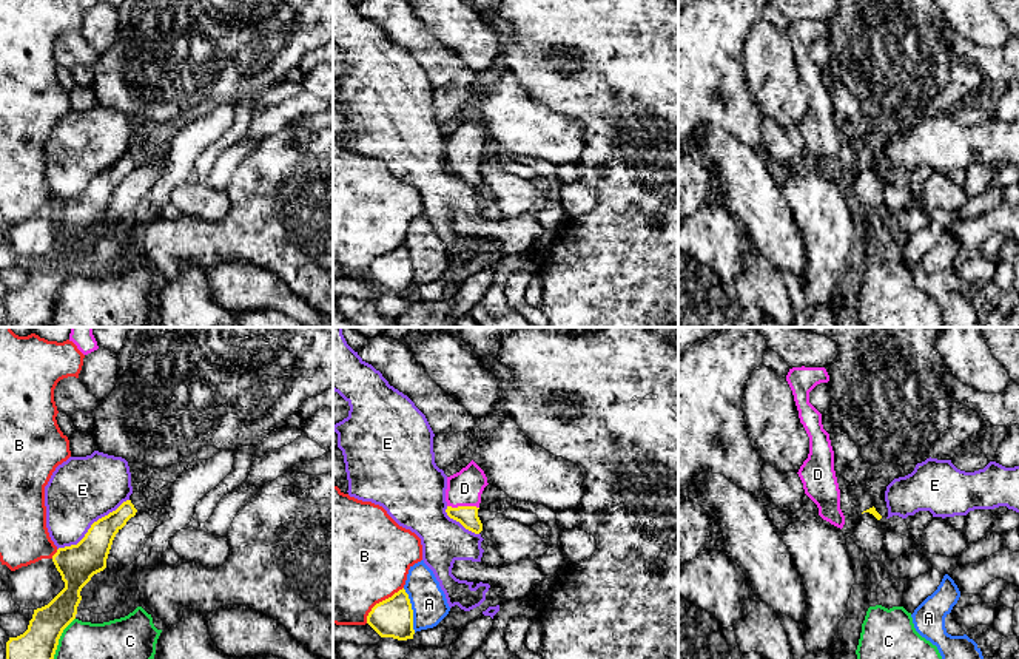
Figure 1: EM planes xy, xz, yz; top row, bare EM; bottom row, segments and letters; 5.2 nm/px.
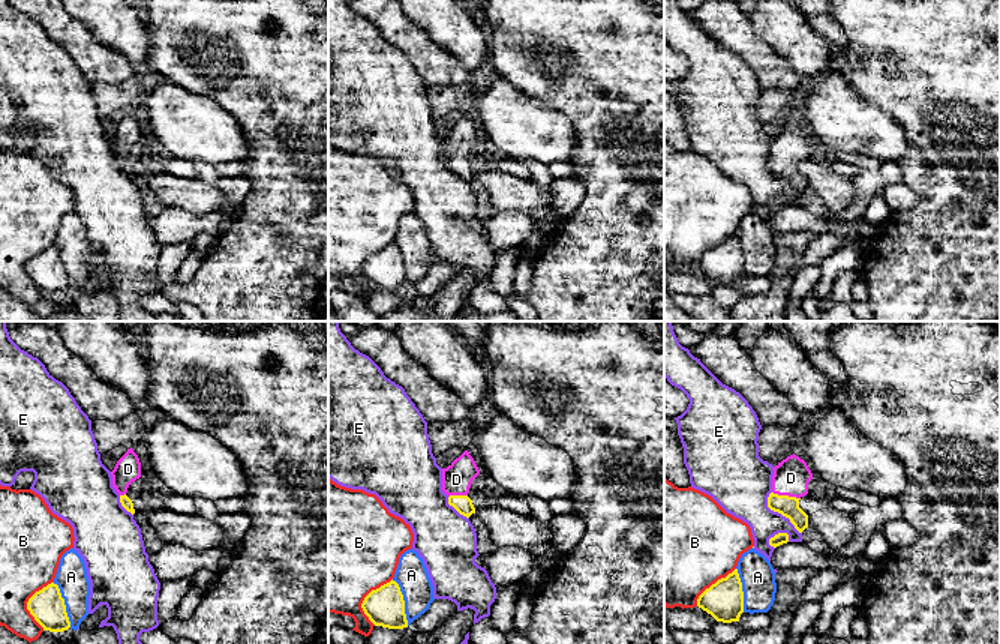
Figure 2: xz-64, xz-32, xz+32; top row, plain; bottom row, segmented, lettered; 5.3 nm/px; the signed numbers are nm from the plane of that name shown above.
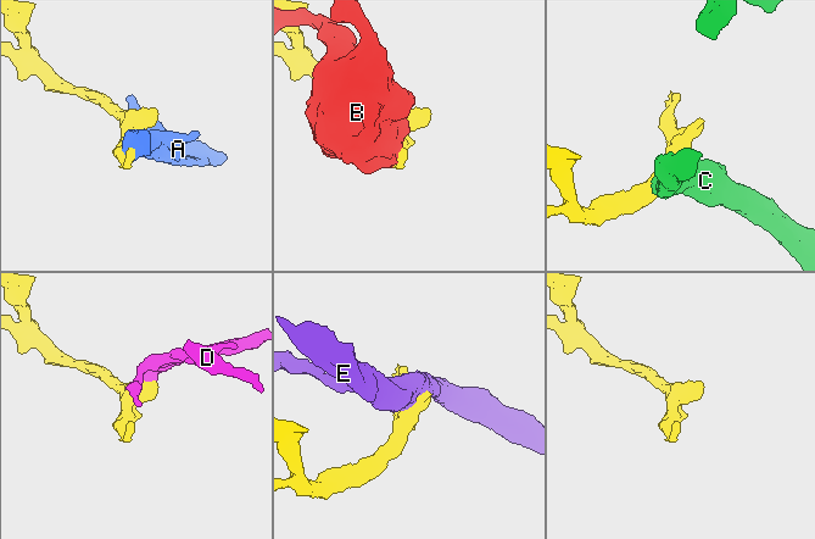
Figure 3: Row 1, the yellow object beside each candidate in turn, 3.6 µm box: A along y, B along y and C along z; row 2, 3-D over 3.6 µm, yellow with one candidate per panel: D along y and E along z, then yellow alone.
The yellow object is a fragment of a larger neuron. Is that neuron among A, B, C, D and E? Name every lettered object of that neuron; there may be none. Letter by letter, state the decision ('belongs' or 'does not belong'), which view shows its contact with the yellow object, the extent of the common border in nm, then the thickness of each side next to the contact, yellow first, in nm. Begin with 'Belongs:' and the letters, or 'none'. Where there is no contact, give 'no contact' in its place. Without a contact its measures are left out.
Belongs: D
A: does not belong; meets yellow in xz; contact 240 nm long; 200 nm thick on the yellow side, 190 nm on the other
B: does not belong; meets yellow in xz; contact 280 nm long; 200 nm thick on the yellow side, 500 nm on the other
C: does not belong; meets yellow in xy; contact 300 nm long; 220 nm thick on the yellow side, 480 nm on the other
D: belongs; meets yellow in xz; contact 170 nm long; 110 nm thick on the yellow side, 190 nm on the other
E: does not belong; meets yellow in xy; contact 460 nm long; 200 nm thick on the yellow side, 360 nm on the other

